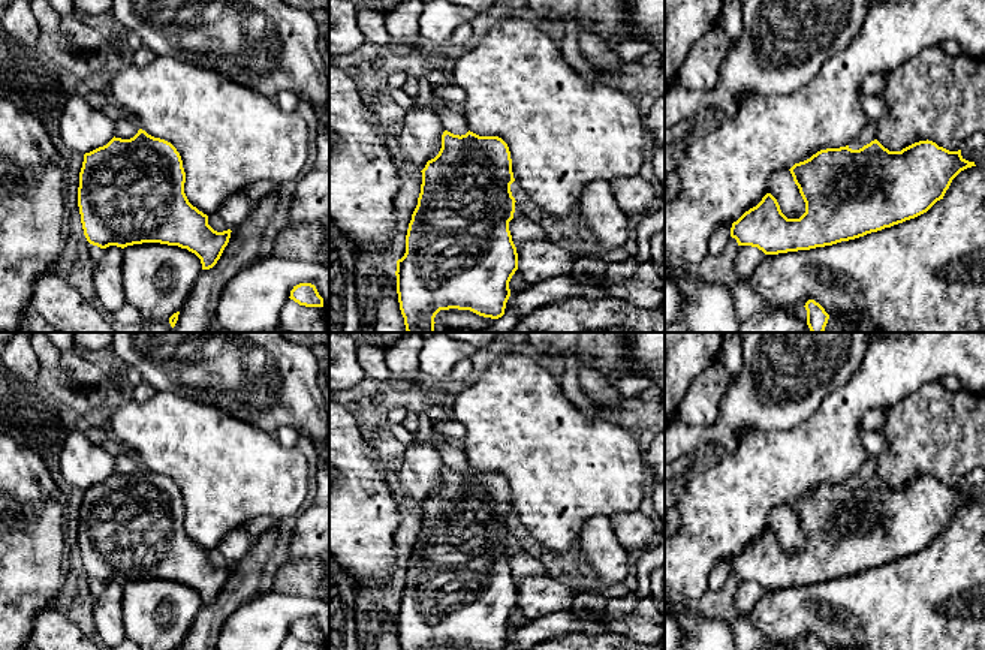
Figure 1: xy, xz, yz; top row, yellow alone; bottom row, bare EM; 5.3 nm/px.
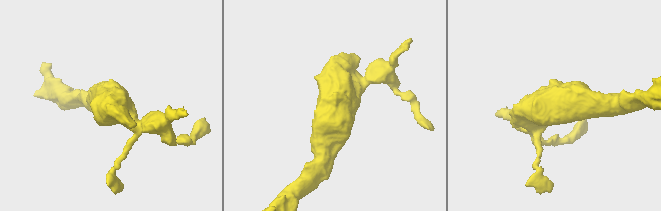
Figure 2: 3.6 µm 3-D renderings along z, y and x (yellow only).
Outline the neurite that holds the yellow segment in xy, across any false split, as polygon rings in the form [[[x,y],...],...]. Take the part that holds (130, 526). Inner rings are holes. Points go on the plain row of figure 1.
[[[139,464],[130,475],[112,473],[106,481],[84,490],[79,508],[78,542],[87,577],[100,584],[127,583],[142,578],[178,581],[195,589],[202,605],[213,604],[231,574],[231,565],[217,568],[208,560],[208,551],[193,542],[184,529],[186,508],[177,484],[160,473]]]

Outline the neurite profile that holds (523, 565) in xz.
[[[513,553],[509,557],[509,566],[512,571],[512,577],[518,584],[522,578],[537,578],[548,577],[545,566],[528,553]]]

